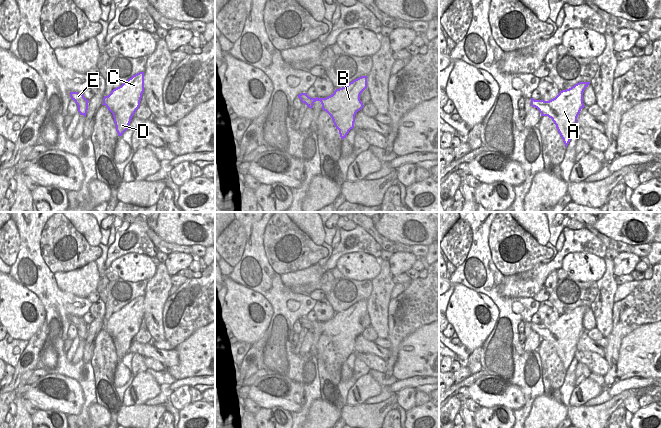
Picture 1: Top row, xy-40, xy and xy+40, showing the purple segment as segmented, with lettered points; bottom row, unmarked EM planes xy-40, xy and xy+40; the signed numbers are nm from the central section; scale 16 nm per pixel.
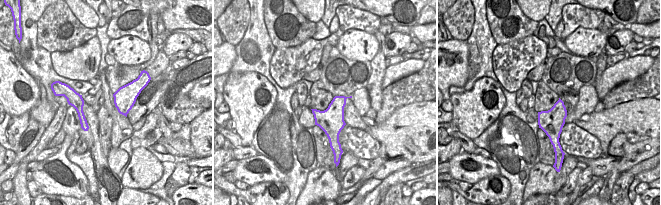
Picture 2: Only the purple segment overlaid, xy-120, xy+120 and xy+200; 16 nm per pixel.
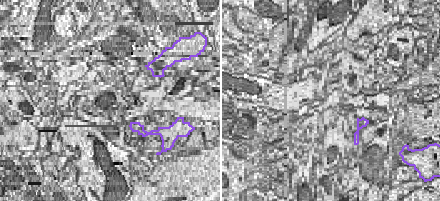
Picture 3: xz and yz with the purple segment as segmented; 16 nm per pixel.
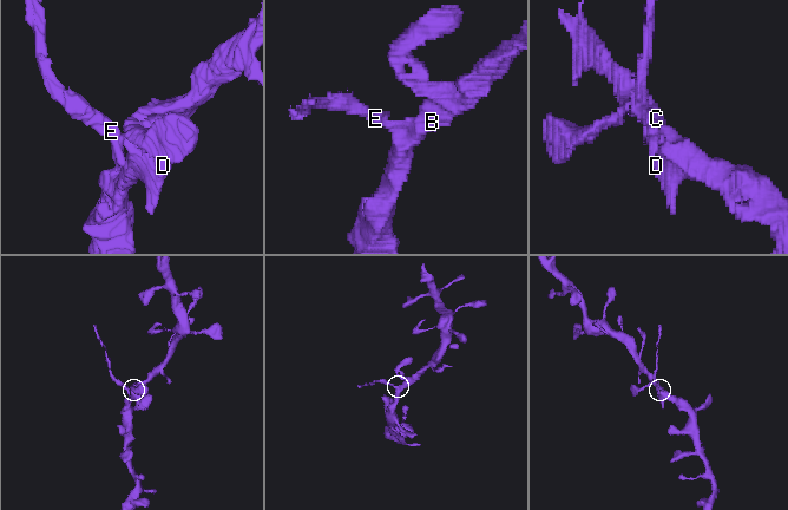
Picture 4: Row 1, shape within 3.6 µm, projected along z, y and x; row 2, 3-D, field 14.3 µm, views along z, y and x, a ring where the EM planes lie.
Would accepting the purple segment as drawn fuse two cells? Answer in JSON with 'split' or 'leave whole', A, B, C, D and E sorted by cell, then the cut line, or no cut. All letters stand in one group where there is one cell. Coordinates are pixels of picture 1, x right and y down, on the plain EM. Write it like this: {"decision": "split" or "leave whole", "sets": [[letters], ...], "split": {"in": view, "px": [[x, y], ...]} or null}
{"decision": "split", "sets": [["A", "B", "C", "D"], ["E"]], "split": {"in": "xy", "px": [[319, 322], [317, 324]]}}

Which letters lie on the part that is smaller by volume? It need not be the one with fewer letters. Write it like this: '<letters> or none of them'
E

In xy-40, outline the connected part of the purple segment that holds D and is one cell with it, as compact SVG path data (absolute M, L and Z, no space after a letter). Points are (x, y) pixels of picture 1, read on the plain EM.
M139 296L126 304L121 310L104 320L103 328L113 338L118 360L129 353L129 348L140 330L144 316L144 296Z

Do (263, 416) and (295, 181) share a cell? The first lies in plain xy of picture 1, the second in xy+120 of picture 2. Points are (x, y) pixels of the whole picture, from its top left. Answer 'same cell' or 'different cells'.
different cells

